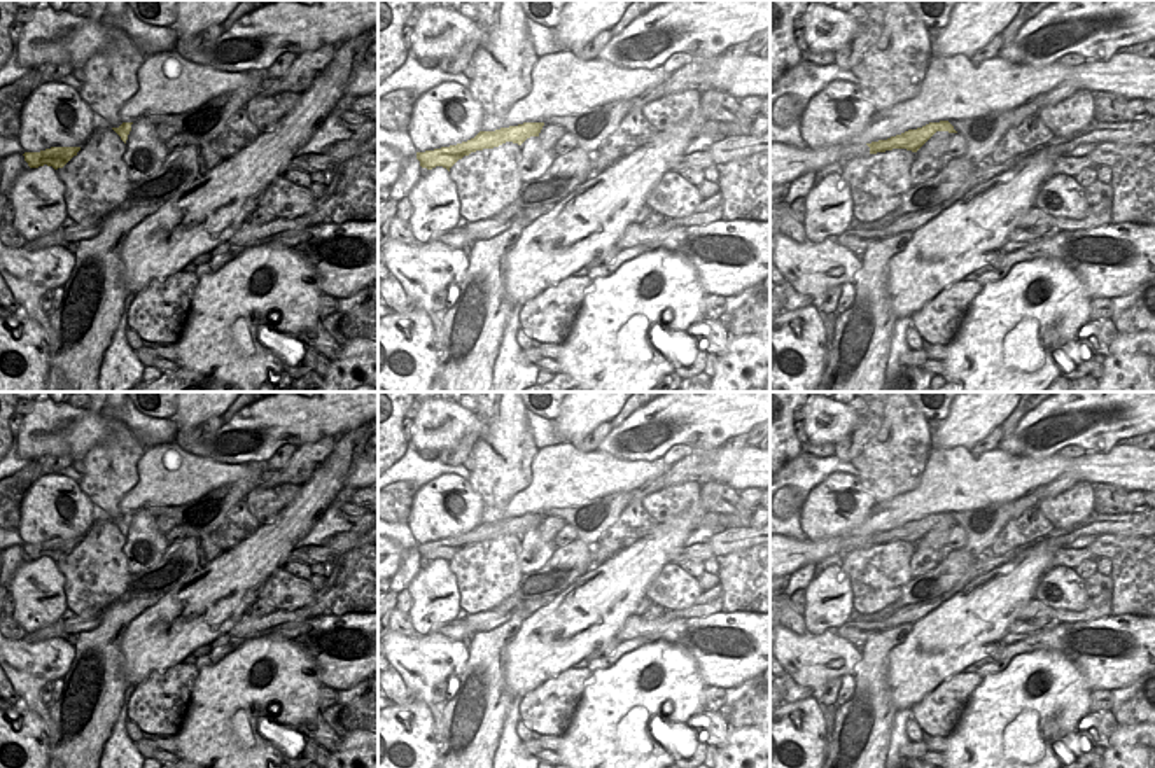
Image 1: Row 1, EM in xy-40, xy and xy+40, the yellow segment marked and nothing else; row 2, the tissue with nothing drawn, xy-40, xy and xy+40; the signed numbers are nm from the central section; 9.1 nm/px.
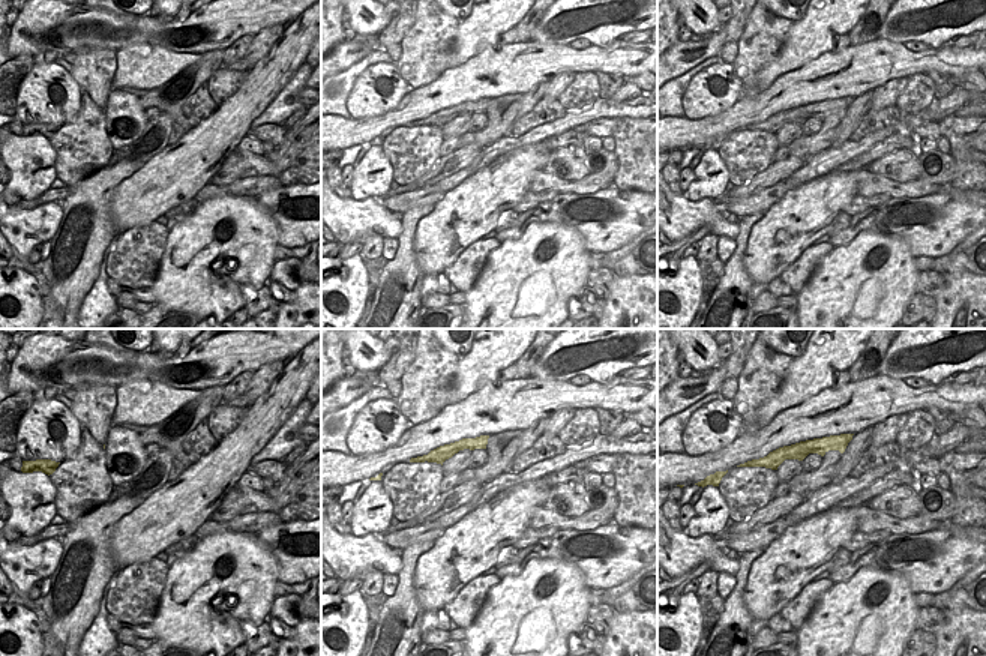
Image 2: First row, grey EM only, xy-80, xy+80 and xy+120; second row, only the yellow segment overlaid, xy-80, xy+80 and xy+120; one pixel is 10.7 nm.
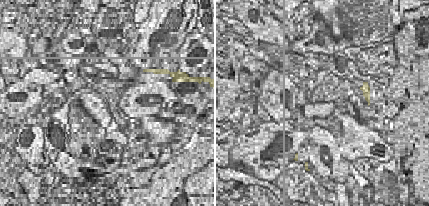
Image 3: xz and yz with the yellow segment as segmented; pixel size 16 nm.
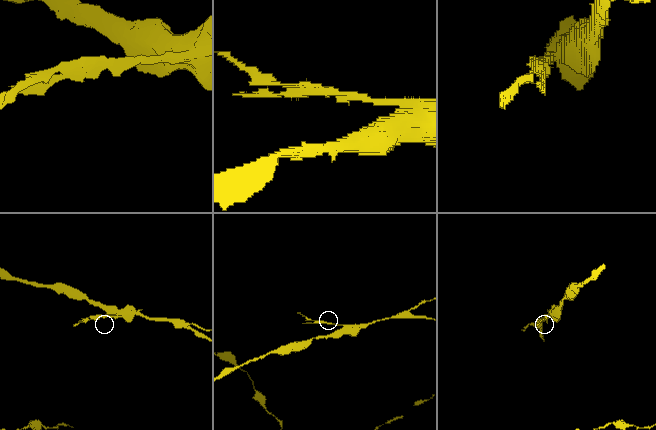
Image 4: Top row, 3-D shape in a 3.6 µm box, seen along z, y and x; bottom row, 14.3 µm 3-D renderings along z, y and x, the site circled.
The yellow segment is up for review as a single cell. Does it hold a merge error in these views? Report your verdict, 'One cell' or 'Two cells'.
One cell.

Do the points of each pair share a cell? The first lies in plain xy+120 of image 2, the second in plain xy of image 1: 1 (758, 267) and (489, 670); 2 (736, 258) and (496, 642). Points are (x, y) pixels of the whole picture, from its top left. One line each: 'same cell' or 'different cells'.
1: different cells
2: same cell

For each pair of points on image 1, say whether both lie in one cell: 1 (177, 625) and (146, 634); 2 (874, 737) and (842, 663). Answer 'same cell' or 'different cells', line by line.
1: same cell
2: different cells

